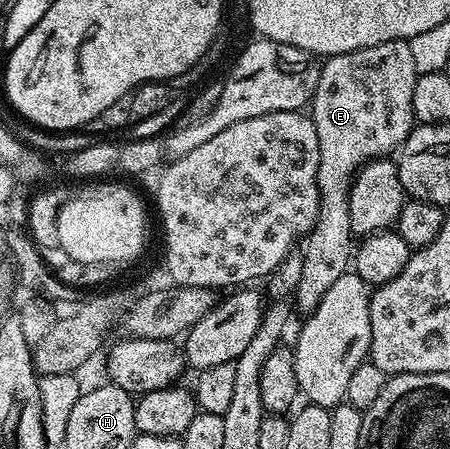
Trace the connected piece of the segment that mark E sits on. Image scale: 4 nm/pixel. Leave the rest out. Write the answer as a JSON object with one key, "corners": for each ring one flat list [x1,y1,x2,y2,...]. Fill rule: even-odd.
{"corners":[[392,40,379,46,367,46,354,52,344,52,338,56,328,57,321,65,319,86,311,101,311,109,313,108,311,119,315,126,315,134,319,134,317,185,321,206,317,222,305,236,299,252,303,262,303,278,299,278,295,304,300,311,302,308,302,313,315,311,323,294,327,294,332,284,338,278,343,278,345,272,350,271,355,251,355,233,351,230,349,213,349,191,353,185,353,177,366,161,388,157,394,150,400,149,402,142,413,131,415,121,411,94,415,94,417,77,415,58,411,54,411,46,407,40]]}

